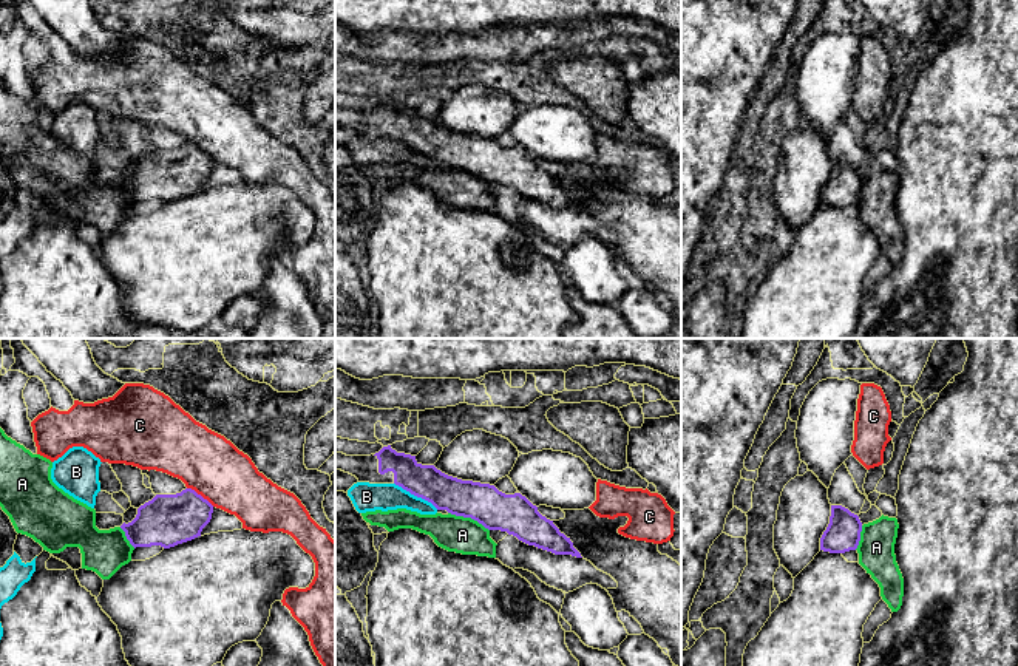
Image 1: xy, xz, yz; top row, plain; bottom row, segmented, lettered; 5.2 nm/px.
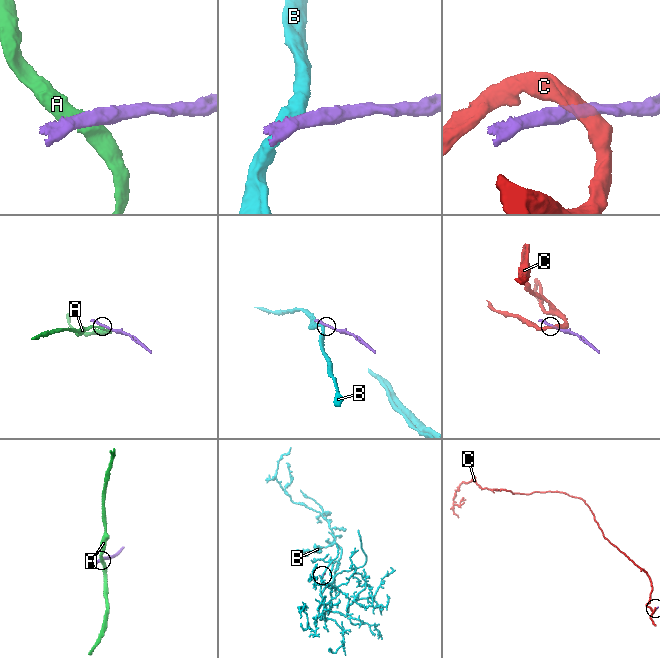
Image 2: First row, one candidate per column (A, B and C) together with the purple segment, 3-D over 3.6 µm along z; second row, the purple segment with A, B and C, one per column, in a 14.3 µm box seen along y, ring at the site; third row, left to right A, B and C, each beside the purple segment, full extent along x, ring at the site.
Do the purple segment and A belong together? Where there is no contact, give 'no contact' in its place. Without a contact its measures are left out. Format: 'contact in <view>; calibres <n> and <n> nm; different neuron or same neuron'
contact in xz; calibres 200 and 190 nm; different neuron

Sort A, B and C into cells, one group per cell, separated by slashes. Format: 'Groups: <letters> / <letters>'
Groups: A / B / C

